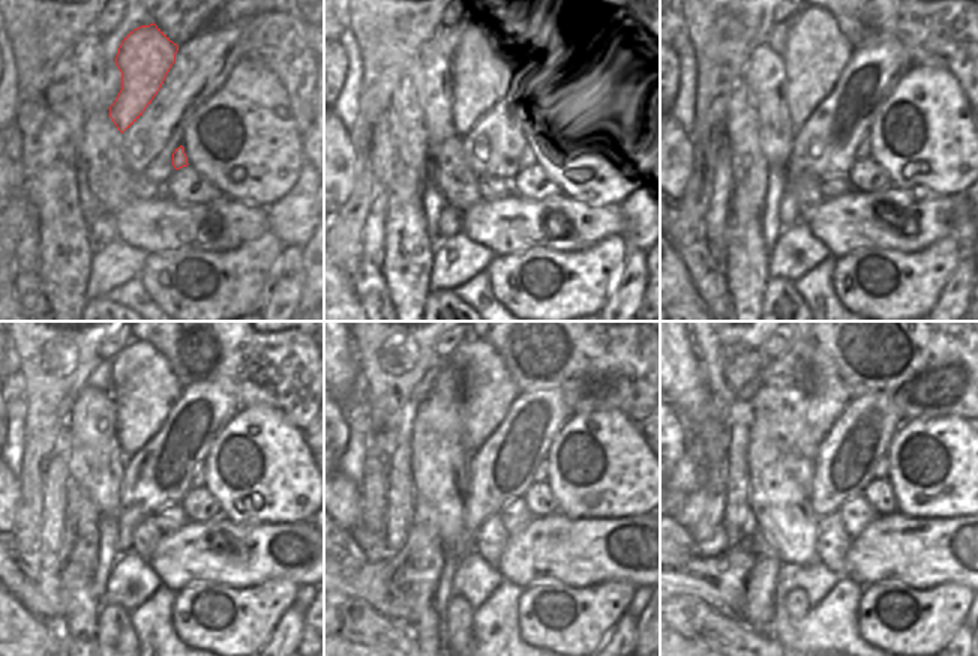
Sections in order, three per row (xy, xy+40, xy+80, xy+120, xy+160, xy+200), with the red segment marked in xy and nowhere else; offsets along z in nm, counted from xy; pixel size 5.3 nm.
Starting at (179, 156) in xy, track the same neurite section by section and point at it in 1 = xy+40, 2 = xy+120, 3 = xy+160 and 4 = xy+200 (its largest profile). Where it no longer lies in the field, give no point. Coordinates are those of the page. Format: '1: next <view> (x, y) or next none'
1: next xy+40 (525, 159)
2: next xy+120 (200, 475)
3: next xy+160 (542, 472)
4: next xy+200 (882, 469)

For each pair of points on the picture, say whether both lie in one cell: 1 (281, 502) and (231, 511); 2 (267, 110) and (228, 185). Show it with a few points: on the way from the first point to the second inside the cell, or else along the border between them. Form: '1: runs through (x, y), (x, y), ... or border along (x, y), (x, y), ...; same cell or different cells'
1: runs through (269, 512), (263, 515), (243, 515); same cell
2: runs through (249, 128), (240, 153), (227, 167); same cell

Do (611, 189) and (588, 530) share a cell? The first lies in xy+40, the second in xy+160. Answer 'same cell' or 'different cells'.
different cells

